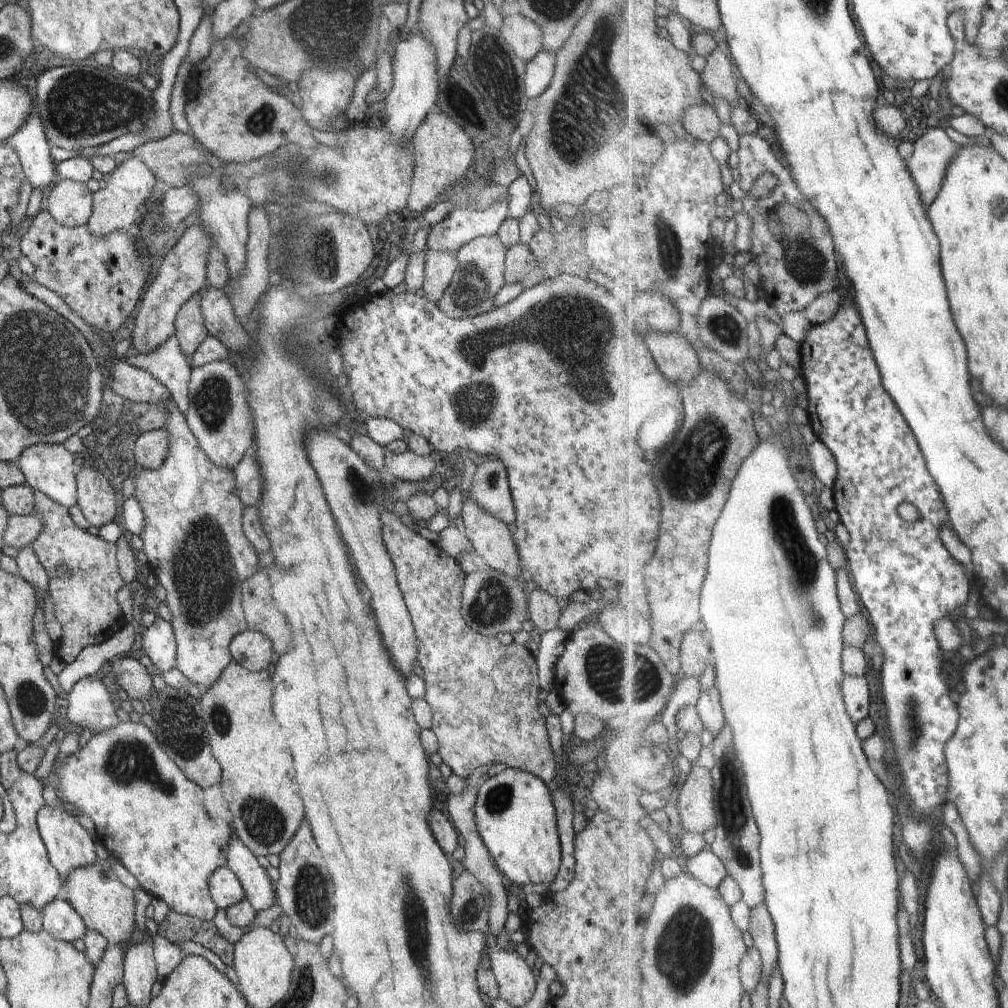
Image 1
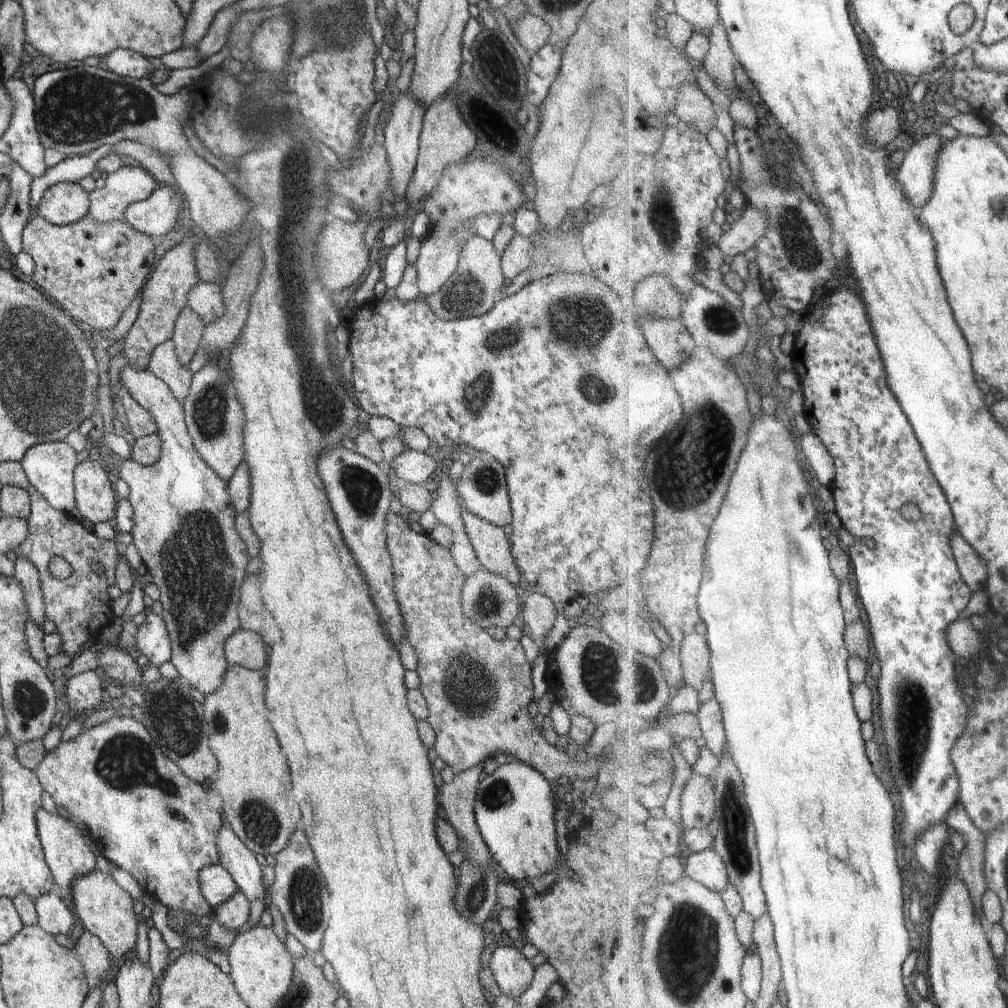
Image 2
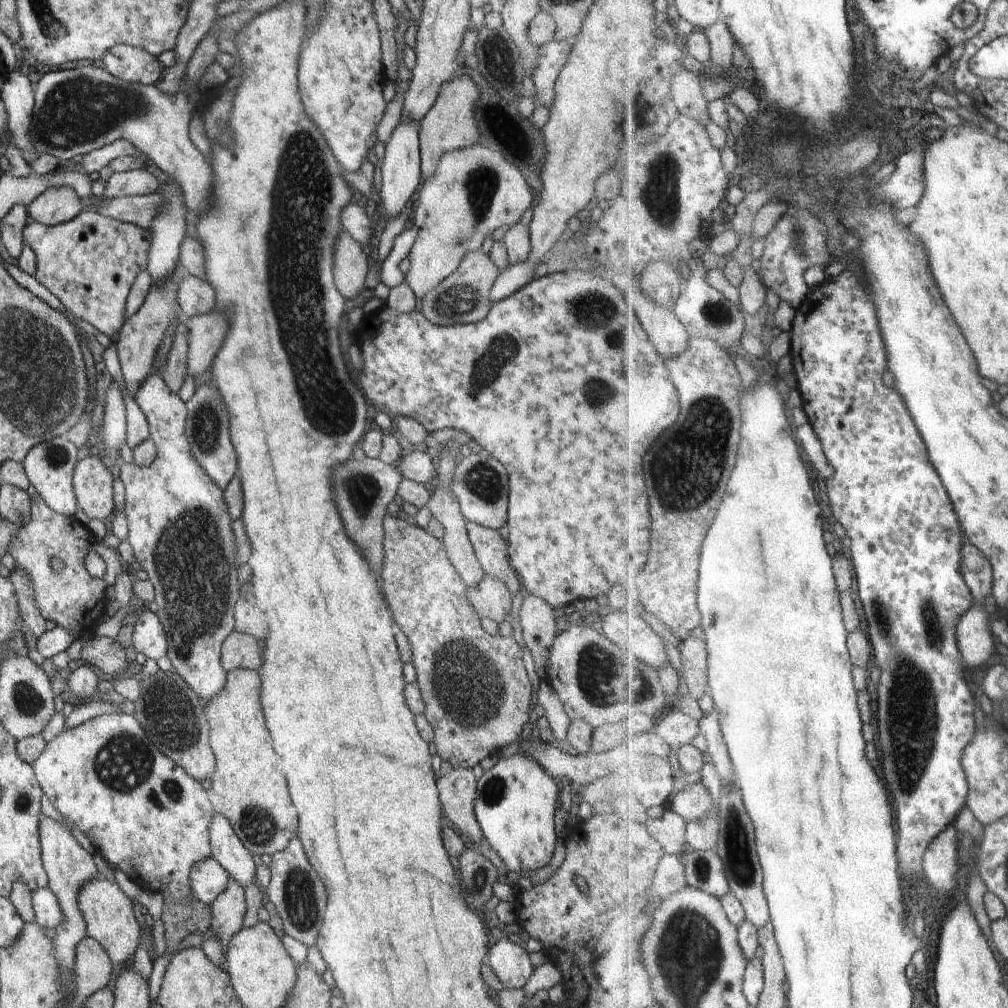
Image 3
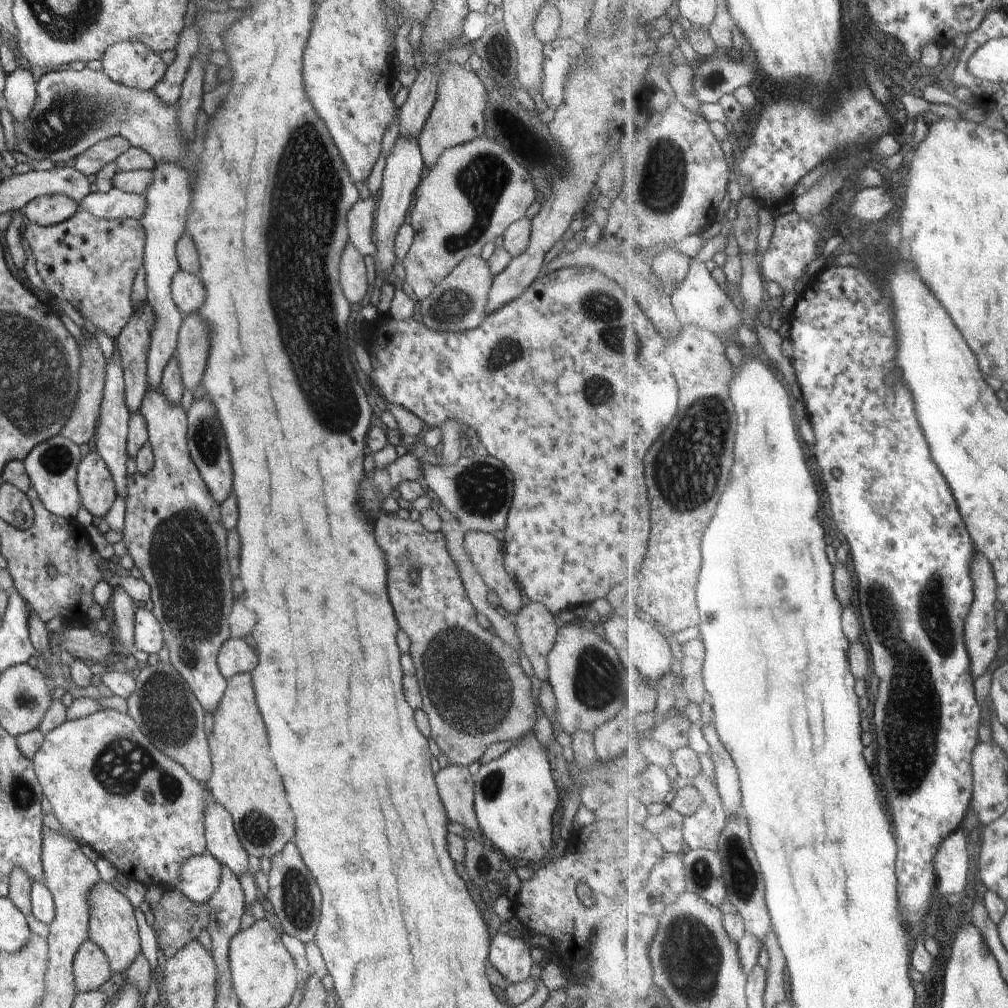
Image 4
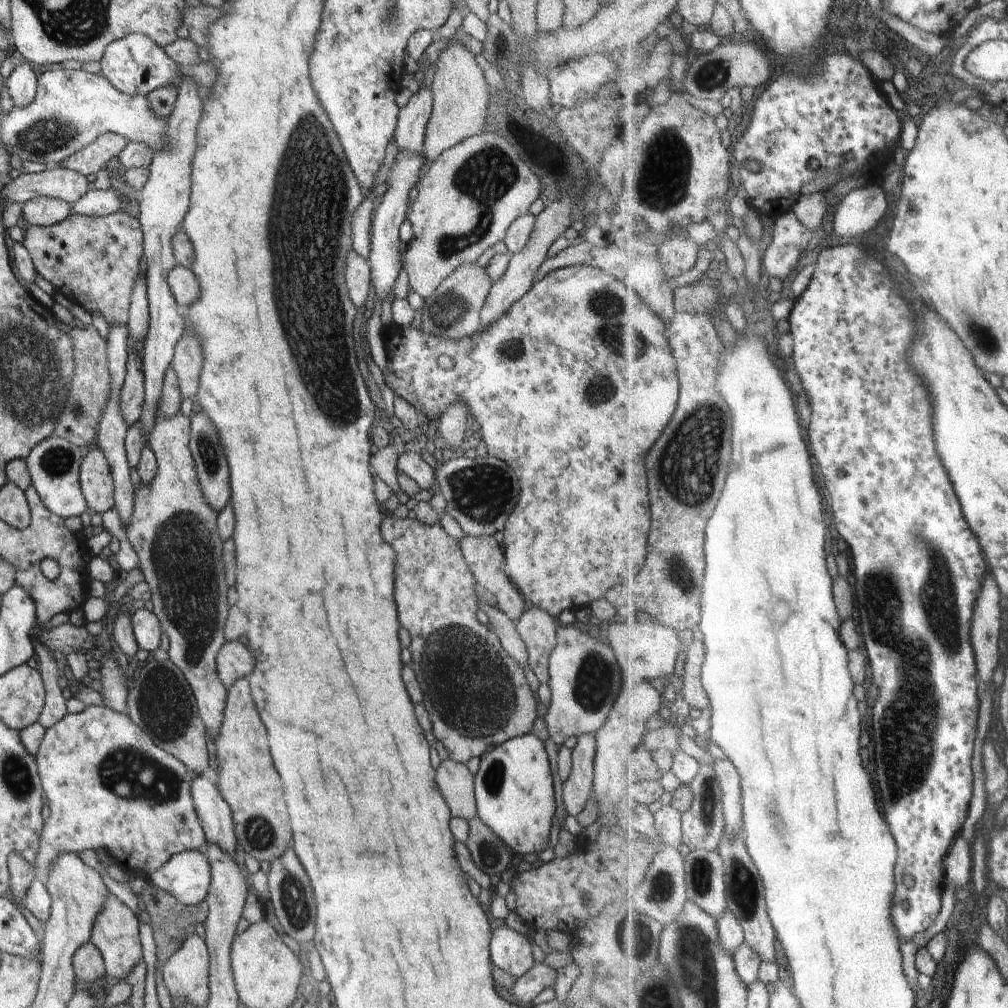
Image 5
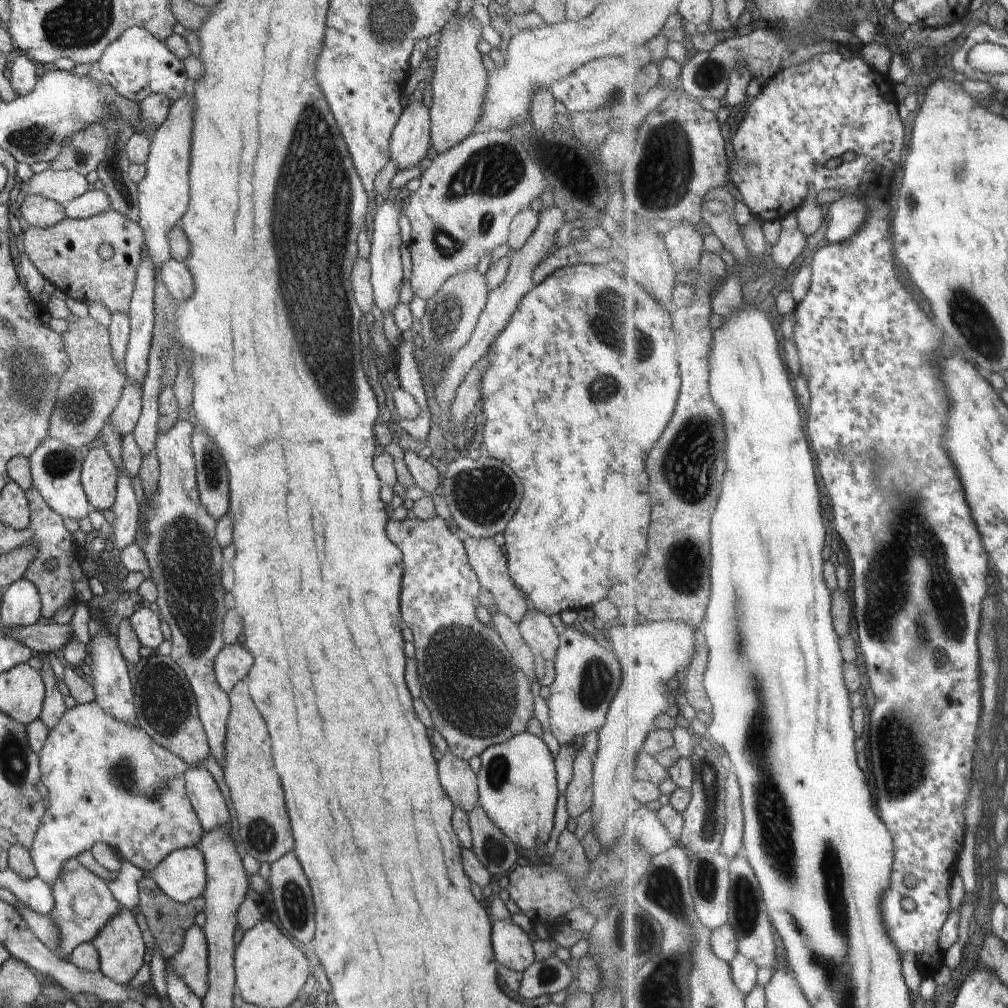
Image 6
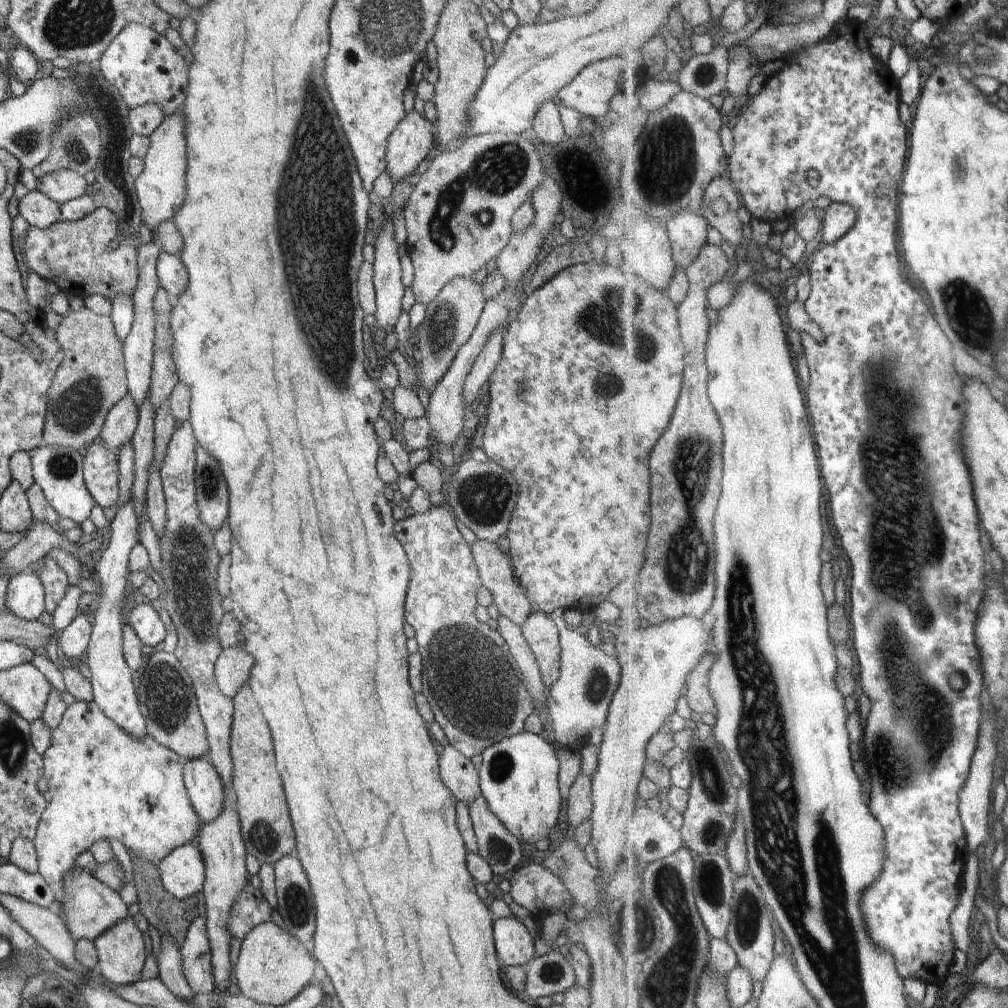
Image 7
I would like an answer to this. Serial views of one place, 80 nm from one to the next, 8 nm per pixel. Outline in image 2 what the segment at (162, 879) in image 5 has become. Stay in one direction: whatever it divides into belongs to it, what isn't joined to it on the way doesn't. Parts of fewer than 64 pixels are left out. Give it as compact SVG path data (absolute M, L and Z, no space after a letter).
M210 865L199 872L199 885L203 897L214 908L239 891L230 873L221 865Z

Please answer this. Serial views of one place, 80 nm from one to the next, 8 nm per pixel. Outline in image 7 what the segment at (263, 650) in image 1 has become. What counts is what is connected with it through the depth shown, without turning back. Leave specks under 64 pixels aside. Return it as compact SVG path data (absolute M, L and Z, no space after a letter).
M226 647L222 649L215 662L215 677L219 689L233 700L238 689L247 684L254 658L242 648Z

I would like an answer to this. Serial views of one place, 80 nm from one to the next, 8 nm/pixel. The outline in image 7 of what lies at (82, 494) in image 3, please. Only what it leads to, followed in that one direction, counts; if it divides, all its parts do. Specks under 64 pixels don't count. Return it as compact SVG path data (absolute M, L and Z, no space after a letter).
M94 441L83 456L83 479L96 505L116 506L120 496L116 451L104 442Z

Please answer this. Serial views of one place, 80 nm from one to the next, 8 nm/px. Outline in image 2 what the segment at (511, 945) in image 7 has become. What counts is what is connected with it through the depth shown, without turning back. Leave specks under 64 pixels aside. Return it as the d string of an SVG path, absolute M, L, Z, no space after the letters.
M514 946L498 947L491 956L490 970L501 994L518 999L528 990L533 979L534 967Z

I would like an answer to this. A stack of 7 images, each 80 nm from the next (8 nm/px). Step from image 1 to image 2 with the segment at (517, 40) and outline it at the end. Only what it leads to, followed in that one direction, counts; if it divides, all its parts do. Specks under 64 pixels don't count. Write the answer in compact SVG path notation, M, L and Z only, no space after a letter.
M530 14L524 16L522 20L514 21L511 24L511 29L516 40L520 42L522 48L526 50L530 57L534 56L539 48L548 43L551 31L546 21Z

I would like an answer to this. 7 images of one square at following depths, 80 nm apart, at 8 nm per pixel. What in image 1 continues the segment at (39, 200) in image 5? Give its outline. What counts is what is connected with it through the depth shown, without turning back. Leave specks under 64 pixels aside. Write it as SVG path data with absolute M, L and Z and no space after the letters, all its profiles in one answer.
M58 179L45 191L43 208L65 227L86 225L93 213L93 193L86 184Z

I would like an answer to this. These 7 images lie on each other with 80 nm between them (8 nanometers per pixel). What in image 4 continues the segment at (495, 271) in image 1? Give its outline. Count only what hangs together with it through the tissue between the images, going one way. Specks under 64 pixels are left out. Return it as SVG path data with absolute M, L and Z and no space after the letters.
M466 257L438 286L420 302L422 322L436 332L465 331L480 326L486 316L487 298L493 283L489 264L482 257Z

